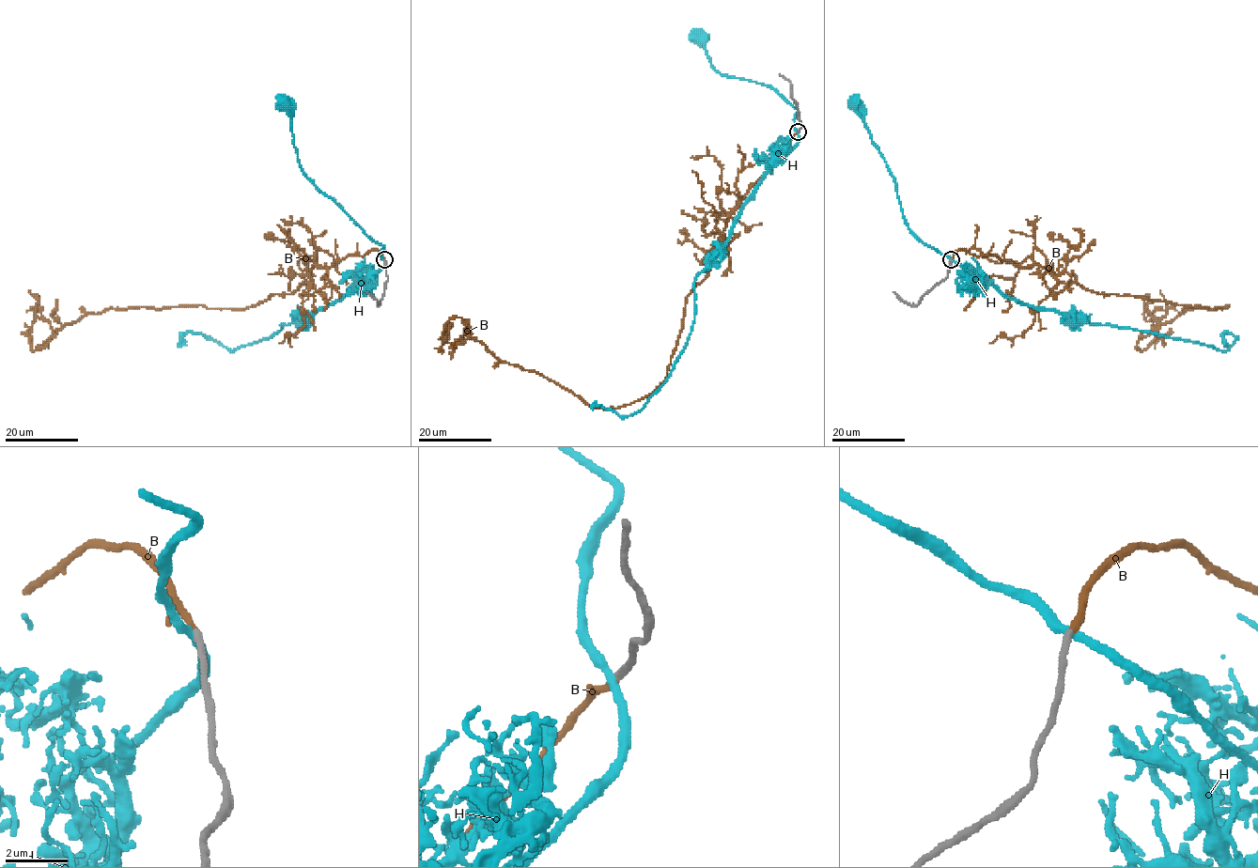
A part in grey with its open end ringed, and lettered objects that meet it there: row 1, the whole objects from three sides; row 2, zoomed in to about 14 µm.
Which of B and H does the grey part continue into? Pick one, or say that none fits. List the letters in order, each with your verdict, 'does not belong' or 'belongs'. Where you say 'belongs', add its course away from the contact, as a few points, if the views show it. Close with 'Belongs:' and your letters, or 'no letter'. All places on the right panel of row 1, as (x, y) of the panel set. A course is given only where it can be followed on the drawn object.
B: belongs; course (952, 259), (966, 250), (1092, 291), (1228, 306), (1188, 308), (1143, 336), (1141, 350), (1155, 333), (1149, 294)
H: does not belong
Belongs: B

